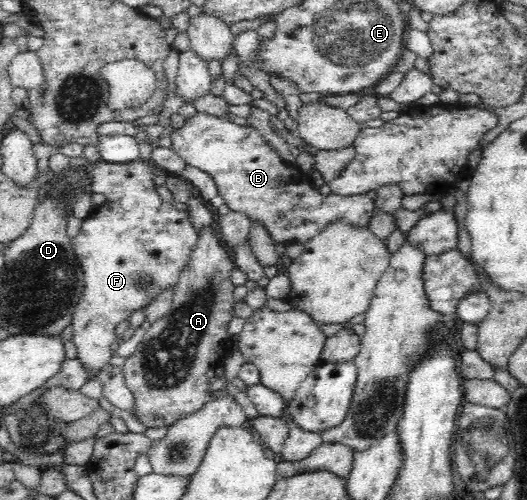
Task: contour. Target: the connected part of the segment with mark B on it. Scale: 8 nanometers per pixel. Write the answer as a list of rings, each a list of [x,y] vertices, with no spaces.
[[[197,112],[192,118],[185,118],[184,126],[176,128],[172,132],[172,146],[187,165],[194,166],[214,177],[217,191],[224,198],[224,202],[231,211],[244,212],[250,217],[250,222],[260,222],[268,230],[273,244],[282,244],[285,247],[291,244],[306,244],[314,235],[335,219],[345,219],[355,227],[368,224],[372,211],[375,209],[375,200],[365,194],[352,196],[340,196],[330,193],[322,195],[314,189],[310,181],[309,173],[297,166],[289,166],[278,156],[278,152],[270,148],[270,145],[262,139],[262,135],[254,128],[238,126],[234,122],[222,120],[210,114]]]

